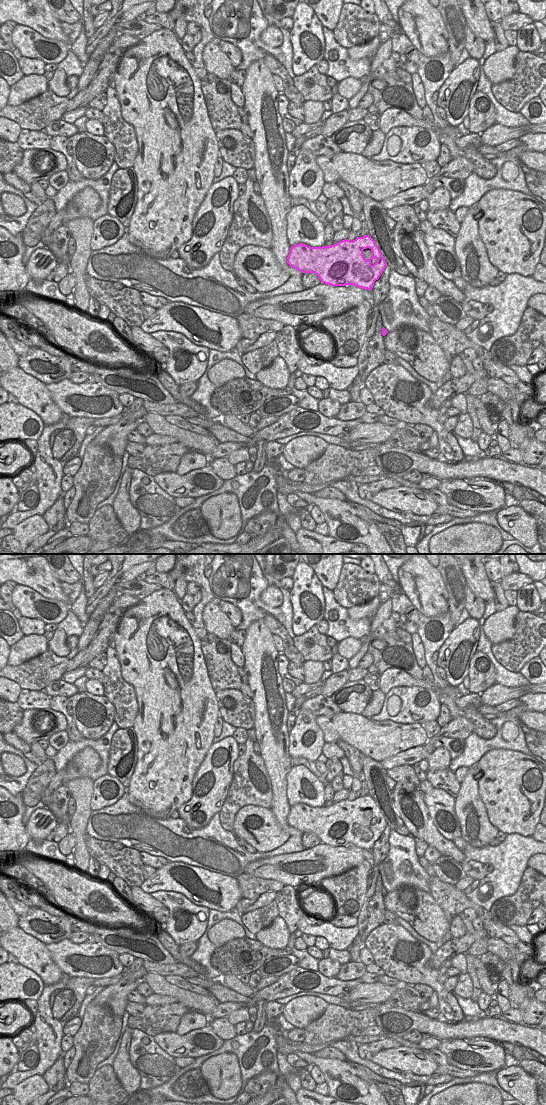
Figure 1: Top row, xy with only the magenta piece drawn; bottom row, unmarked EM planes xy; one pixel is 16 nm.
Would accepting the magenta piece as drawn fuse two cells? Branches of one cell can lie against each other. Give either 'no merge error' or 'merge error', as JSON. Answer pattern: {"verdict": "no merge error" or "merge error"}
{"verdict": "no merge error"}

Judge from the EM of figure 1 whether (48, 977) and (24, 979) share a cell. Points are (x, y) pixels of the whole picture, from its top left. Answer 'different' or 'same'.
different

